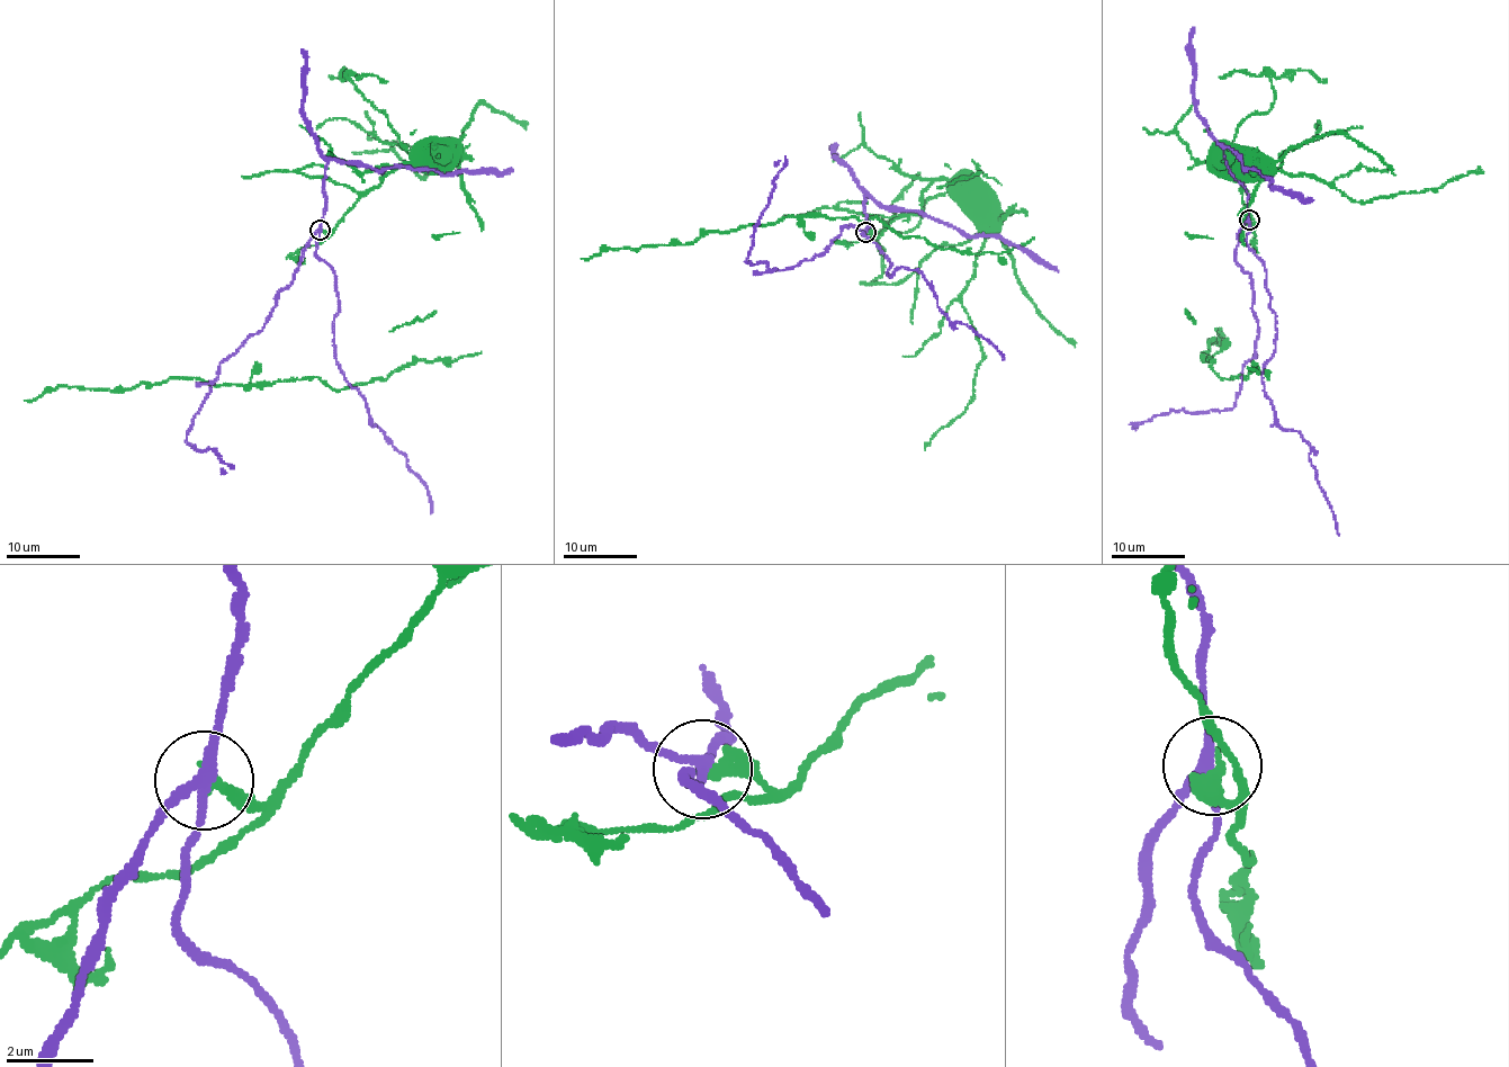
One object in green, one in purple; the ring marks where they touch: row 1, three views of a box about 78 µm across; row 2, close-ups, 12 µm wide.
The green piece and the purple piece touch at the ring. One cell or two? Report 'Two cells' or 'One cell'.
Two cells

